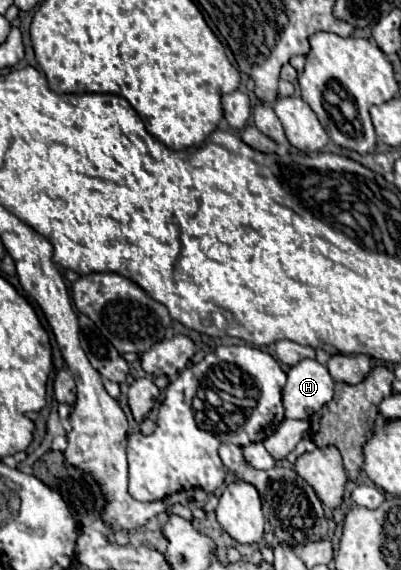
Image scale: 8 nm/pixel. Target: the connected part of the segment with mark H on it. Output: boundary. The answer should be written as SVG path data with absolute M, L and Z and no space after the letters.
M301 360L297 366L293 366L287 372L287 384L283 388L285 418L309 420L319 408L323 408L323 404L333 400L333 388L335 388L335 382L325 366L321 366L317 360Z

